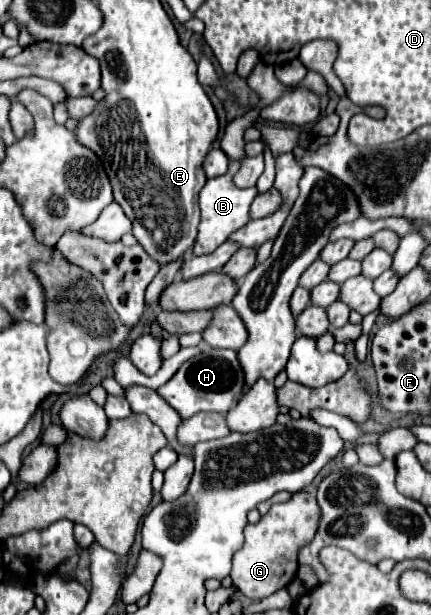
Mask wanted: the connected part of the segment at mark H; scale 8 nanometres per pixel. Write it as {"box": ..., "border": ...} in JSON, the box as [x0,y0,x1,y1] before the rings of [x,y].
{"box":[158,347,244,419],"border":[[[206,347],[200,355],[188,359],[174,373],[174,377],[158,389],[158,395],[164,397],[180,413],[182,419],[188,419],[200,411],[228,413],[228,409],[232,409],[232,405],[242,395],[244,385],[244,371],[236,351]]]}

